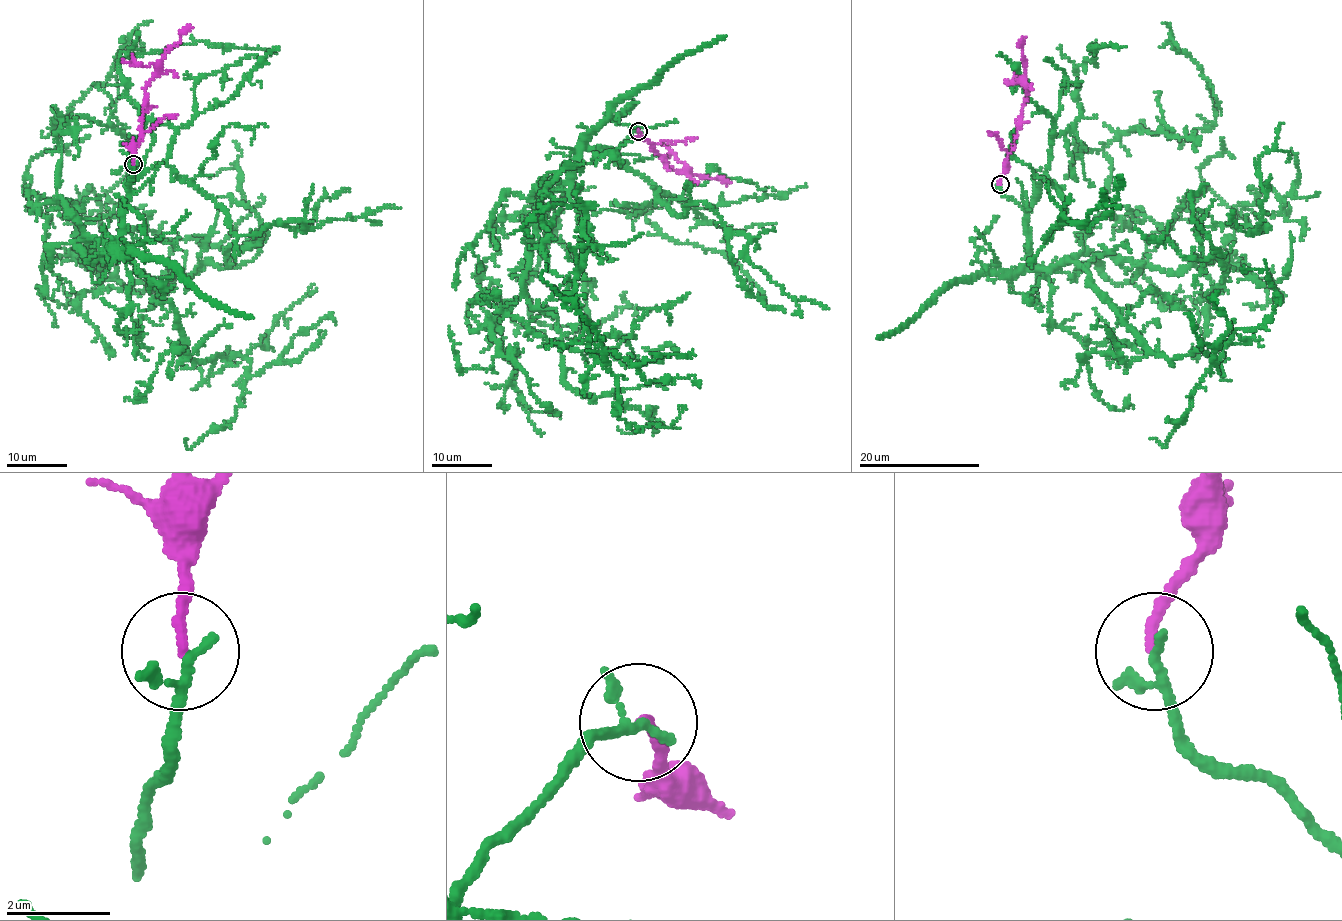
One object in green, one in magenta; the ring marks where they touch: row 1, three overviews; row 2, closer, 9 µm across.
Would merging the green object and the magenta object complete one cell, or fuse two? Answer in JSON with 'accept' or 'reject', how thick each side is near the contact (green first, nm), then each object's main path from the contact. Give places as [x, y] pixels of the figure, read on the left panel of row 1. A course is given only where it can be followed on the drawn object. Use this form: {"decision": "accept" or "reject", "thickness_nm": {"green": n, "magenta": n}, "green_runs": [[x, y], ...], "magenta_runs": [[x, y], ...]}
{"decision": "accept", "thickness_nm": {"green": 140, "magenta": 190}, "green_runs": [[134, 163], [115, 249], [83, 236], [99, 264], [133, 227], [218, 244], [249, 214], [236, 167], [208, 177]], "magenta_runs": [[133, 163], [134, 146], [141, 137], [145, 87], [163, 56], [179, 40], [187, 24]]}

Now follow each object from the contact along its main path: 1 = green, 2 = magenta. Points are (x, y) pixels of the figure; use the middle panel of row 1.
1: (639, 131), (579, 150), (524, 271), (565, 382), (654, 411), (617, 427)
2: (637, 131), (676, 171), (721, 179), (726, 185)

